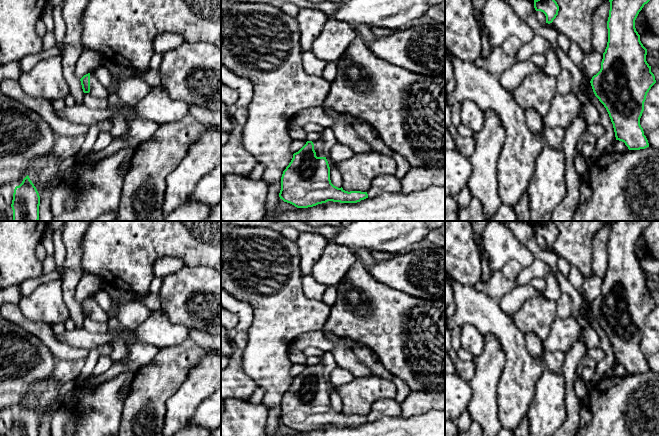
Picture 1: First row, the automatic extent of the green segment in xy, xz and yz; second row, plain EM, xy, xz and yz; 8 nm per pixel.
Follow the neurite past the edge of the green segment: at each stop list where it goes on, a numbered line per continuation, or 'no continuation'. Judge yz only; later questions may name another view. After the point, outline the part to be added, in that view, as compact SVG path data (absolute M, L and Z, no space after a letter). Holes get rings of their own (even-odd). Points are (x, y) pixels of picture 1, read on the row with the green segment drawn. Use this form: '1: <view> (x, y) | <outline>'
no continuation

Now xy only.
1: xy (97, 90) | M90 72L90 92L93 97L106 98L109 93L106 88L98 81L93 72Z

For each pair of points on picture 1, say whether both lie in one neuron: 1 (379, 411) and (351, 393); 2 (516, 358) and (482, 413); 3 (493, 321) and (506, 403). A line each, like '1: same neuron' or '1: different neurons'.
1: different neurons
2: different neurons
3: same neuron

